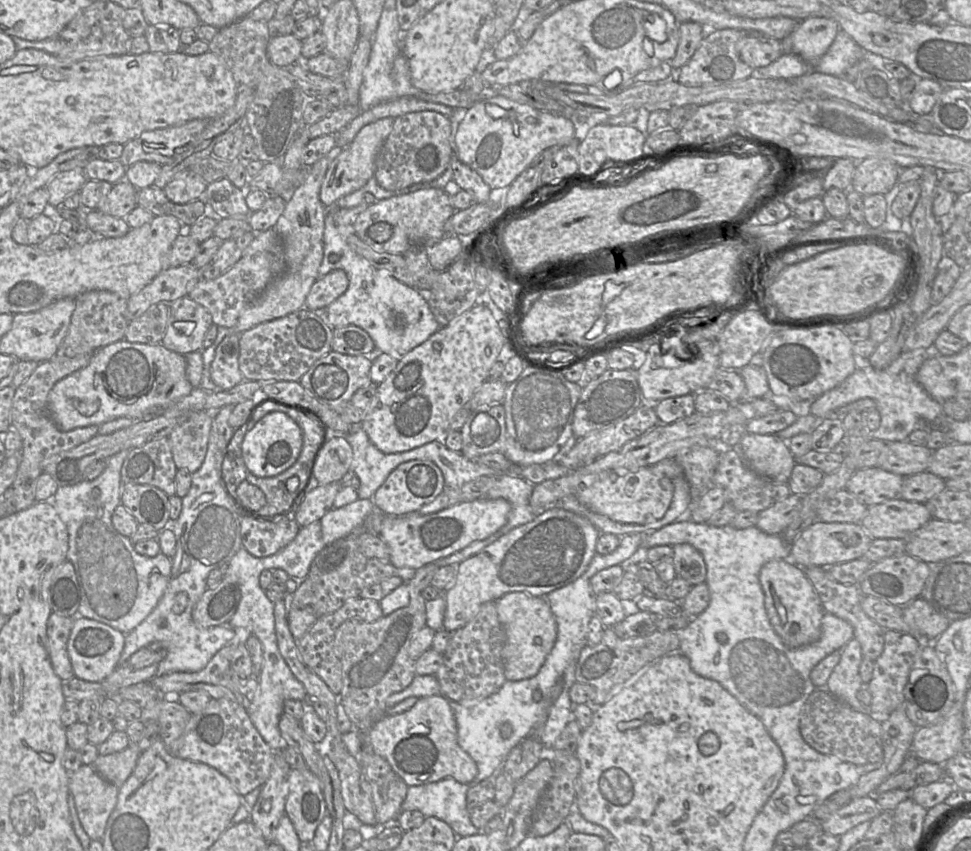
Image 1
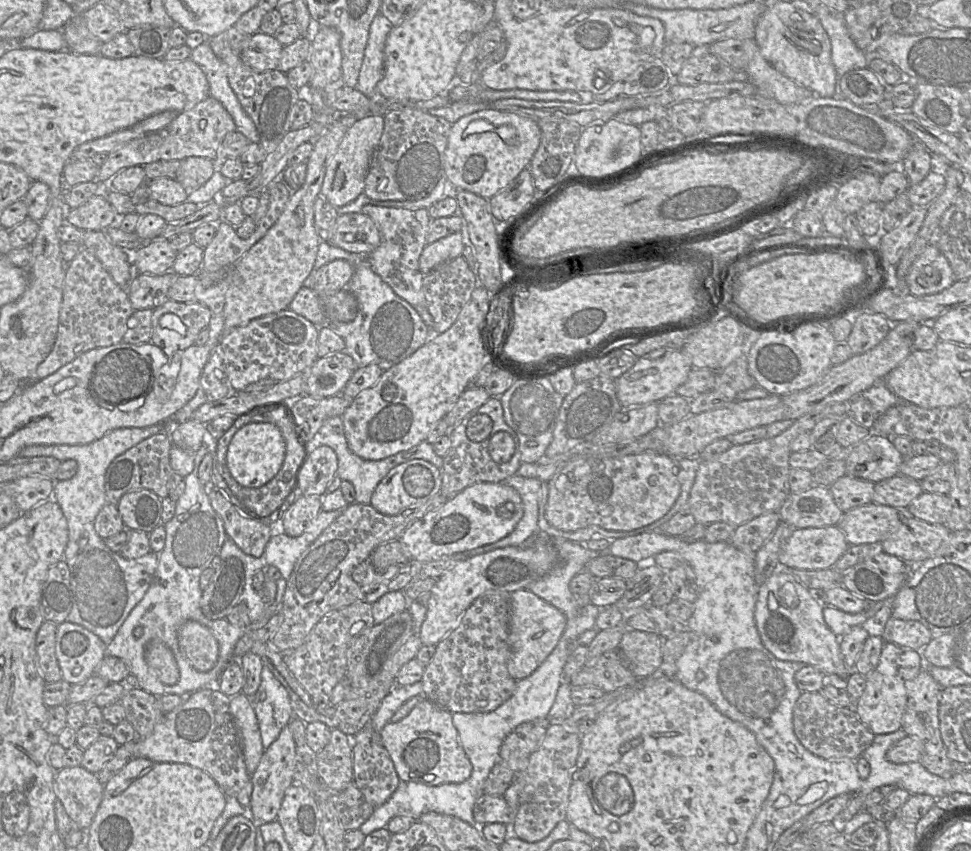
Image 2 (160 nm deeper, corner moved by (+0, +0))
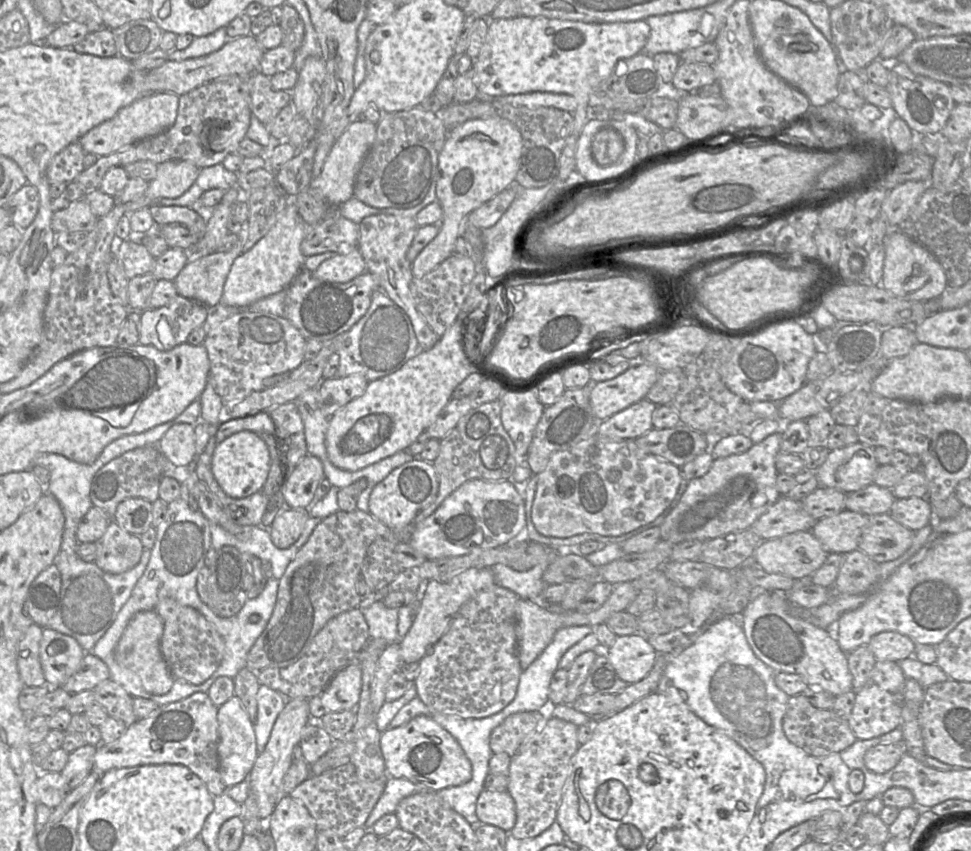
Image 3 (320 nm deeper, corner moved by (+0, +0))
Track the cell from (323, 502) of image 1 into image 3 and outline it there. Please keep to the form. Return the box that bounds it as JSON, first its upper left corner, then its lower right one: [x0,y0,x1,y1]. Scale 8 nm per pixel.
[270,508,309,549]

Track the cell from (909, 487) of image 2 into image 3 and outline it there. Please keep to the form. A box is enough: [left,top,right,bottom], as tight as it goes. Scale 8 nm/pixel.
[846,483,896,515]

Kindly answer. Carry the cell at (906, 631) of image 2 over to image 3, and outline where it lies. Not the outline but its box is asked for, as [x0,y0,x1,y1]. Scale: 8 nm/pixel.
[868,631,917,661]

